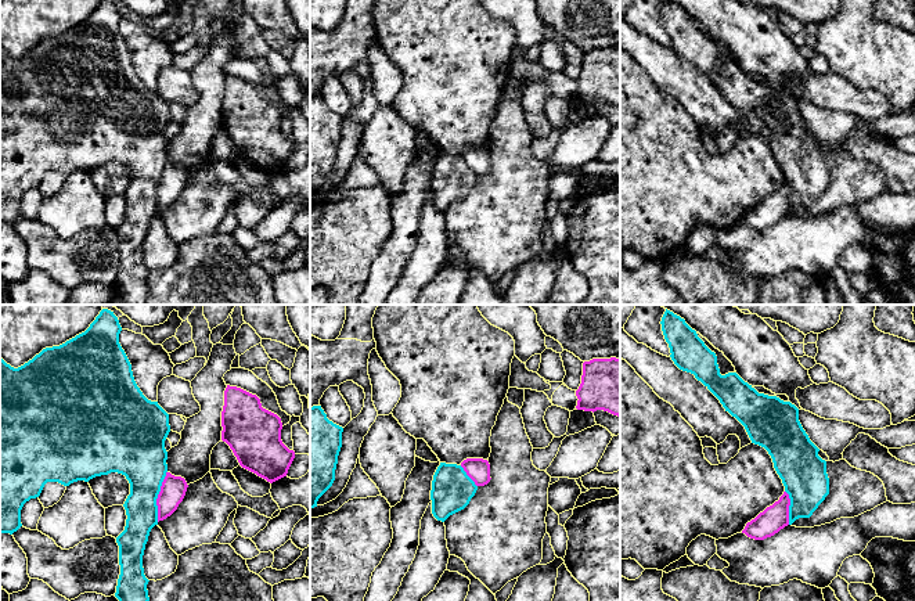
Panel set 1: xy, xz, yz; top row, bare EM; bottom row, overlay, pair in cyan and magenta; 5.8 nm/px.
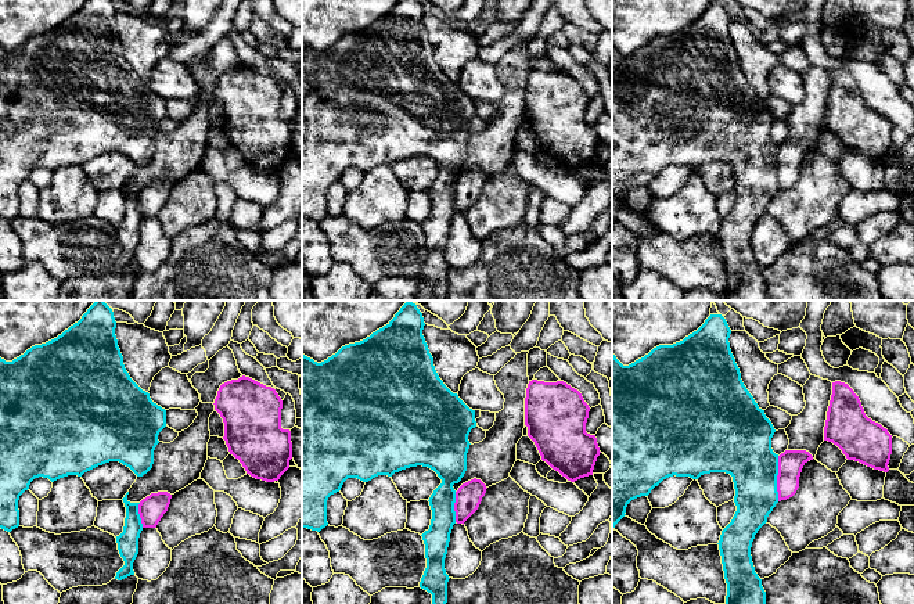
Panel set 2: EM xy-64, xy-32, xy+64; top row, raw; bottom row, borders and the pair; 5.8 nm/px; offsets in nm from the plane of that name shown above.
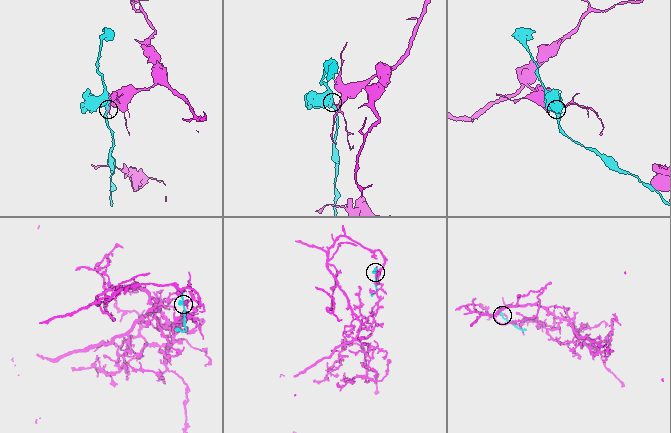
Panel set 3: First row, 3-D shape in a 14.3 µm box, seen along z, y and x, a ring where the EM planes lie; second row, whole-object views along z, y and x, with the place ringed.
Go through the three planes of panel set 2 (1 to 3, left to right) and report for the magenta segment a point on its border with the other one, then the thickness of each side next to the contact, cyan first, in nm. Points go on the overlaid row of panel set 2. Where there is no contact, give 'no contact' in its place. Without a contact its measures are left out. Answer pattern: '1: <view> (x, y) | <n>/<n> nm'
1: xy-64 (139, 516) | 130/150 nm
2: xy-32 (453, 507) | 190/150 nm
3: xy+64 (776, 478) | 320/140 nm

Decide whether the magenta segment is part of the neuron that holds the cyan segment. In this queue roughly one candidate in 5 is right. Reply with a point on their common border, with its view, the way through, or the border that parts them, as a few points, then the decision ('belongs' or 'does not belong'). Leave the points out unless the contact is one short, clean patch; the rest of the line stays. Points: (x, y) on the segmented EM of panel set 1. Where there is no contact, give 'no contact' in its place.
meets cyan in xy at (157, 496); does not belong

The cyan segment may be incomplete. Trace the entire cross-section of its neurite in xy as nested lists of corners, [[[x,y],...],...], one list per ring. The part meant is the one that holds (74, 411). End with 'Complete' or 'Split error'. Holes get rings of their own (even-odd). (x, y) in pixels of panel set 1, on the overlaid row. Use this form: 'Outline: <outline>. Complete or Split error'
Outline: [[[102,309],[84,332],[76,335],[60,346],[43,349],[32,360],[18,368],[7,364],[0,356],[0,533],[12,535],[22,526],[21,510],[24,504],[30,499],[39,497],[47,482],[58,482],[64,486],[69,486],[73,482],[89,482],[96,476],[108,475],[111,472],[122,474],[130,483],[130,494],[123,504],[127,515],[126,526],[125,530],[116,537],[116,543],[119,546],[120,575],[118,579],[115,597],[119,601],[150,601],[147,590],[150,580],[144,575],[143,555],[150,532],[155,525],[158,525],[156,499],[167,472],[167,451],[165,449],[165,440],[170,432],[170,425],[169,414],[158,404],[158,402],[148,400],[137,386],[133,377],[132,364],[119,343],[120,331],[122,327],[114,312]]]. Complete

